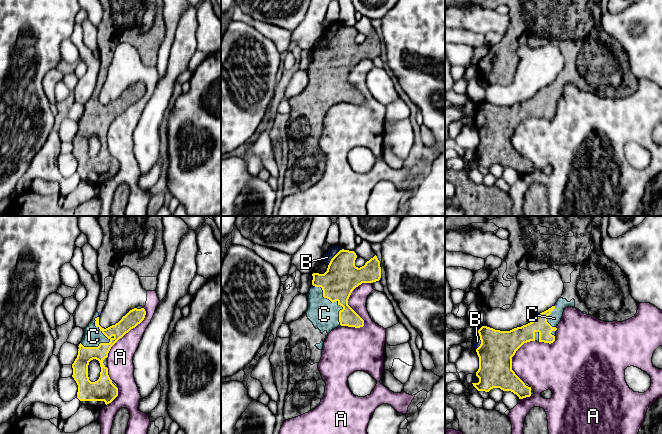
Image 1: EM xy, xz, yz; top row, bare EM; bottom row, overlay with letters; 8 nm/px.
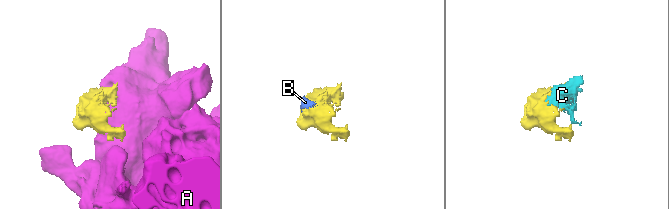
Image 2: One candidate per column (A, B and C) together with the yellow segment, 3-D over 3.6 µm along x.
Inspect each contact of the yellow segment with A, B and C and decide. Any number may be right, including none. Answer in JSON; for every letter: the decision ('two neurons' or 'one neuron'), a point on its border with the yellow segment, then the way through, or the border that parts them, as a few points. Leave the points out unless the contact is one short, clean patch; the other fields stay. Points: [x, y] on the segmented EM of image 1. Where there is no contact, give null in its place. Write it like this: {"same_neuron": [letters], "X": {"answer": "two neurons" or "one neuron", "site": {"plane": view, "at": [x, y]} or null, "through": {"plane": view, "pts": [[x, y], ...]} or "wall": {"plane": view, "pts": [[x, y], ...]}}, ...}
{"same_neuron": ["B", "C"], "A": {"answer": "two neurons", "site": {"plane": "xz", "at": [353, 310]}}, "B": {"answer": "one neuron", "site": {"plane": "yz", "at": [481, 341]}, "through": {"plane": "yz", "pts": [[497, 348], [486, 341], [481, 341], [477, 341]]}}, "C": {"answer": "one neuron", "site": {"plane": "xy", "at": [110, 341]}}}

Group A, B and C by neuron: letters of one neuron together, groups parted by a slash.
A / B C

